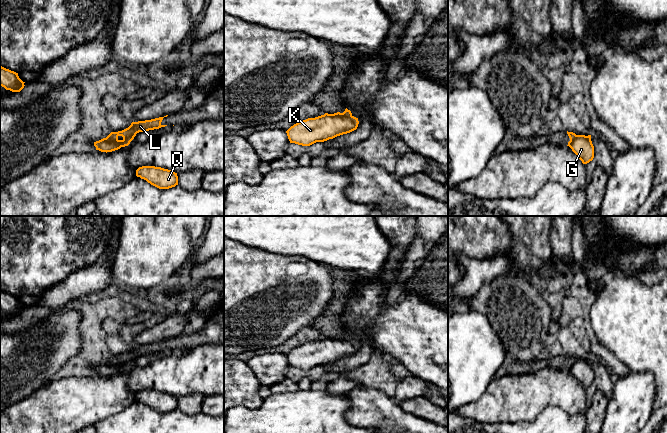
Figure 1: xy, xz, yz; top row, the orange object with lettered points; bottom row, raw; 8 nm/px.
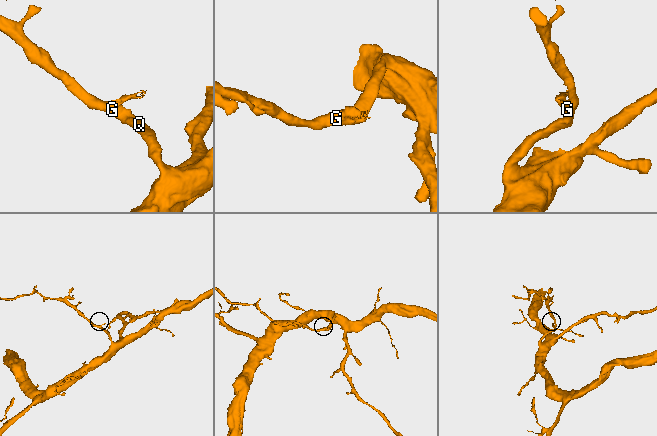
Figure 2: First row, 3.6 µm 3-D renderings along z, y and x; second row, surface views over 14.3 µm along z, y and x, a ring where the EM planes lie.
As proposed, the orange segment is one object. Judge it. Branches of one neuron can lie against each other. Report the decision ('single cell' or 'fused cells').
fused cells

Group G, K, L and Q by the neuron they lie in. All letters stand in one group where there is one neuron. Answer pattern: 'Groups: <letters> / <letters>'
Groups: G K Q / L

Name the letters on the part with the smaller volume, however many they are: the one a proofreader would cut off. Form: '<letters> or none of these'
L

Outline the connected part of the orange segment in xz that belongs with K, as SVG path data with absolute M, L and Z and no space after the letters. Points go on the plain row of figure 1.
M324 339L308 342L291 350L287 355L290 367L310 370L324 366L357 353L358 342L354 340Z

